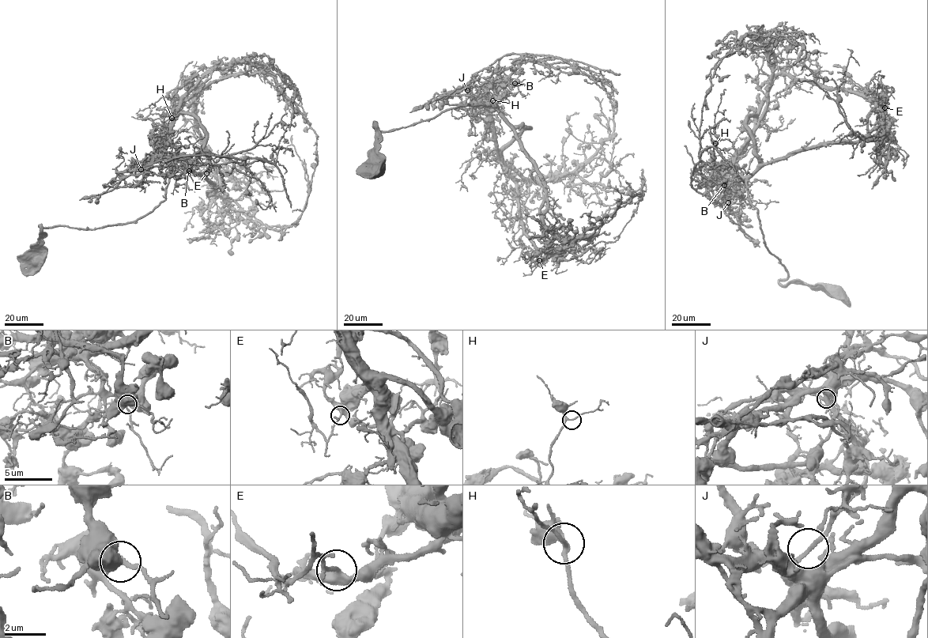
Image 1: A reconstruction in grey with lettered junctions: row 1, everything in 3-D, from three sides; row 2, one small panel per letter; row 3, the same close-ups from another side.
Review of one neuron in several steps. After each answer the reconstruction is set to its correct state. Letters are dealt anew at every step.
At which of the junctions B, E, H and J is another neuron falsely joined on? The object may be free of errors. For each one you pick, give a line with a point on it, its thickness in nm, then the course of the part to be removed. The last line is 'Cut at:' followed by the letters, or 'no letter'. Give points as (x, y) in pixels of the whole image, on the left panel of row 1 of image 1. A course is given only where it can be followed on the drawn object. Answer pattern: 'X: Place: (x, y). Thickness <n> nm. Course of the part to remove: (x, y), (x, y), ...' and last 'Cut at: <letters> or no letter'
J: Place: (141, 169). Thickness 170 nm. Course of the part to remove: (141, 169), (150, 164), (188, 155), (265, 160), (273, 163), (279, 171), (291, 208)
Cut at: J

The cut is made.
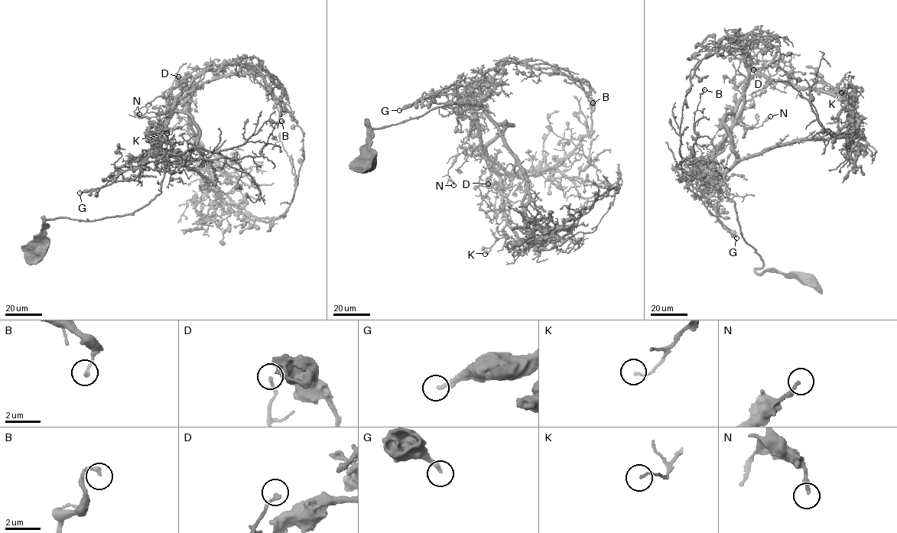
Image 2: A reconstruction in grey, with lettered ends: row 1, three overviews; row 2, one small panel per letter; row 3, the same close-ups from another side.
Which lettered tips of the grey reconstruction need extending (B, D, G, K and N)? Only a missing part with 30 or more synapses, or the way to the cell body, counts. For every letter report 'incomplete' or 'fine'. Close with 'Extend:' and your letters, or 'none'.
B: fine
D: fine
G: fine
K: fine
N: fine
Extend: none

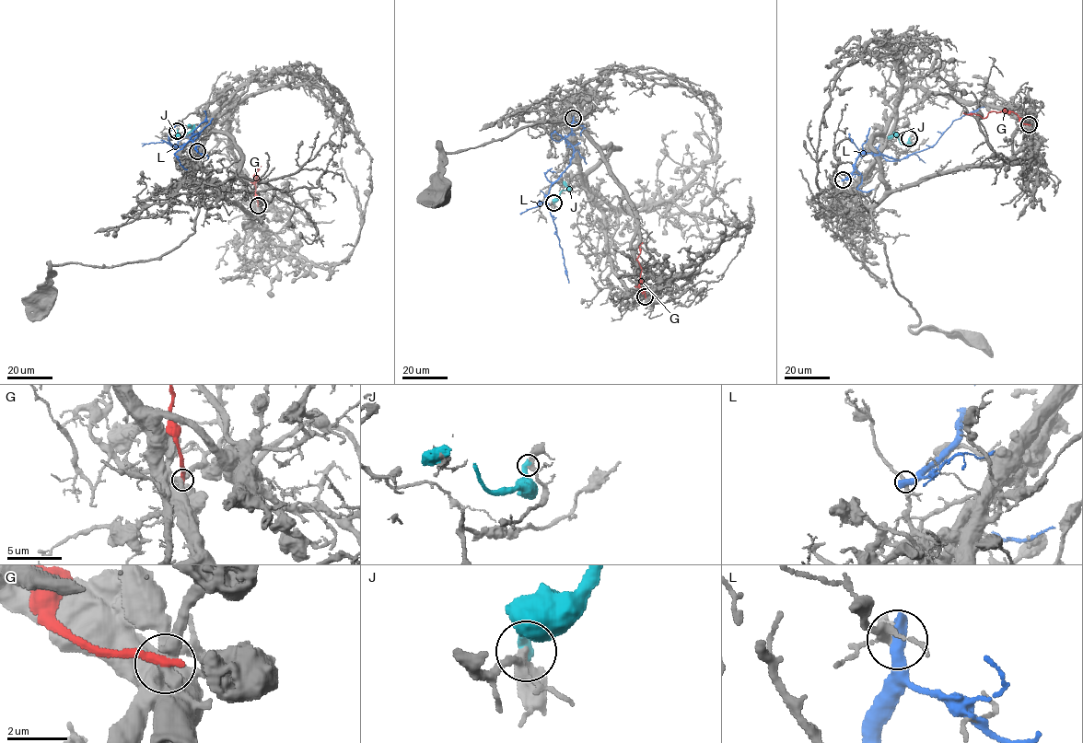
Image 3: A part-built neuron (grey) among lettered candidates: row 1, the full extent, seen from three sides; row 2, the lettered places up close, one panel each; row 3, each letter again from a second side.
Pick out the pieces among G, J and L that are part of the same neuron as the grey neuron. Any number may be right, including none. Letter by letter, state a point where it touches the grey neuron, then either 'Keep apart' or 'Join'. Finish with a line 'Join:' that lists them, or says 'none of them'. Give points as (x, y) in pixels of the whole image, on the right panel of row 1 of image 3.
G: Touches grey at (1029, 124). Keep apart
J: Touches grey at (909, 138). Keep apart
L: Touches grey at (843, 179). Keep apart
Join: none of them

